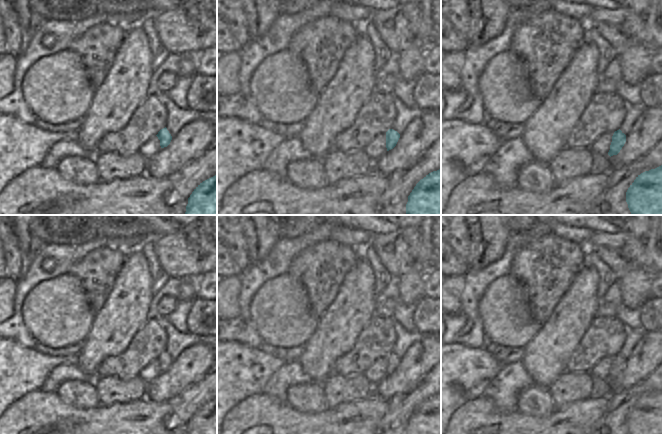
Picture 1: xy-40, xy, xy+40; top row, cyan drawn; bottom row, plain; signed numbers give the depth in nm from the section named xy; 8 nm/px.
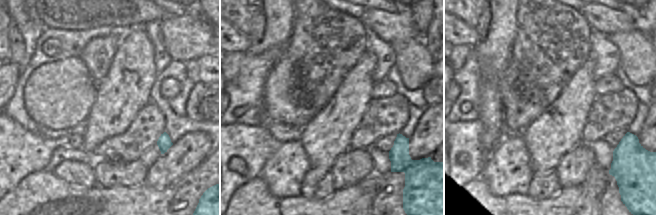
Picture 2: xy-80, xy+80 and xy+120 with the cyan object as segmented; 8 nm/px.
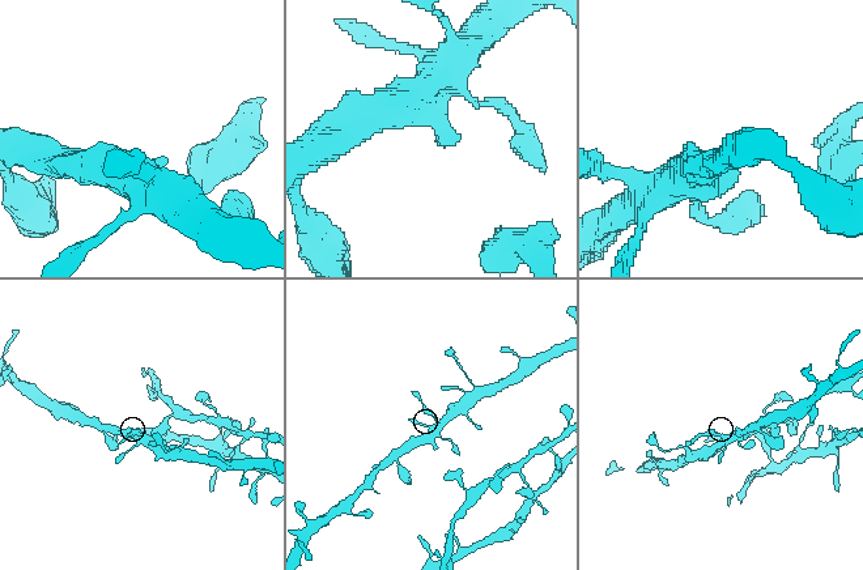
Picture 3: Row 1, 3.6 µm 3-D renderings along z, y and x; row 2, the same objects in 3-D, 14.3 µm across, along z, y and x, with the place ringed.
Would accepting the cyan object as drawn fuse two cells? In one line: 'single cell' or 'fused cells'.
fused cells

